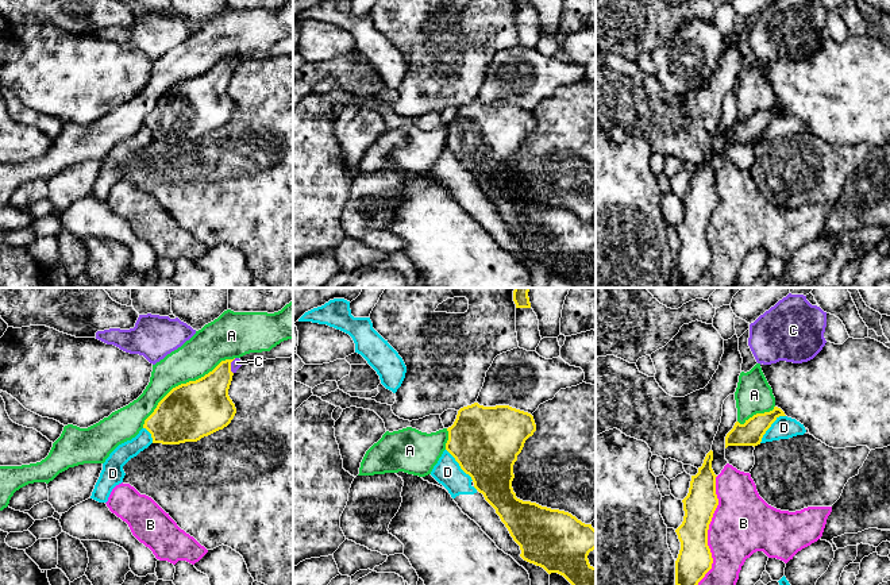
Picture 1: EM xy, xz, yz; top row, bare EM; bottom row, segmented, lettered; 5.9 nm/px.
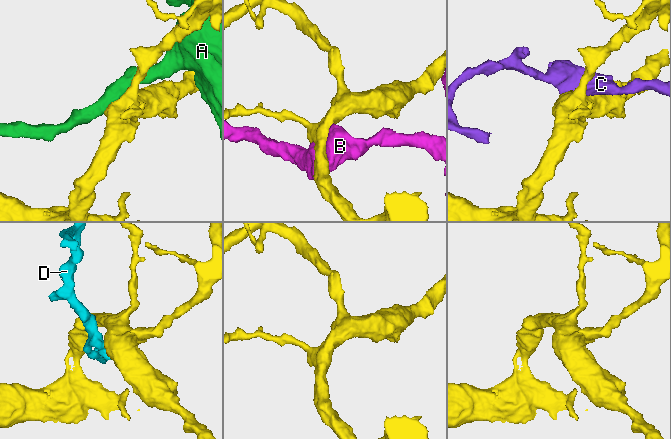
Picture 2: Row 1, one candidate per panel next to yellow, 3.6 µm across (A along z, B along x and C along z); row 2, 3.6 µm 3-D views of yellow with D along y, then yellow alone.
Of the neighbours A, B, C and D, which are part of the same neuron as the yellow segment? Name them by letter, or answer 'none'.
none

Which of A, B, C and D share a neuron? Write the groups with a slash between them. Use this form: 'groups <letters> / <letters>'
groups A / B / C / D

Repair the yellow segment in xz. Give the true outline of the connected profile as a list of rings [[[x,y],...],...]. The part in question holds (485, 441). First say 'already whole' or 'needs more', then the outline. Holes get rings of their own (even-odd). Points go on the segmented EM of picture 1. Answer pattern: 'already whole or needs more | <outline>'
already whole | [[[474,403],[458,411],[454,424],[447,431],[446,450],[496,509],[520,546],[520,557],[543,567],[548,574],[563,576],[571,585],[596,585],[596,567],[587,559],[589,553],[596,549],[596,530],[592,524],[582,523],[569,512],[523,501],[513,492],[513,465],[525,440],[536,431],[533,416],[509,405],[483,407]]]

